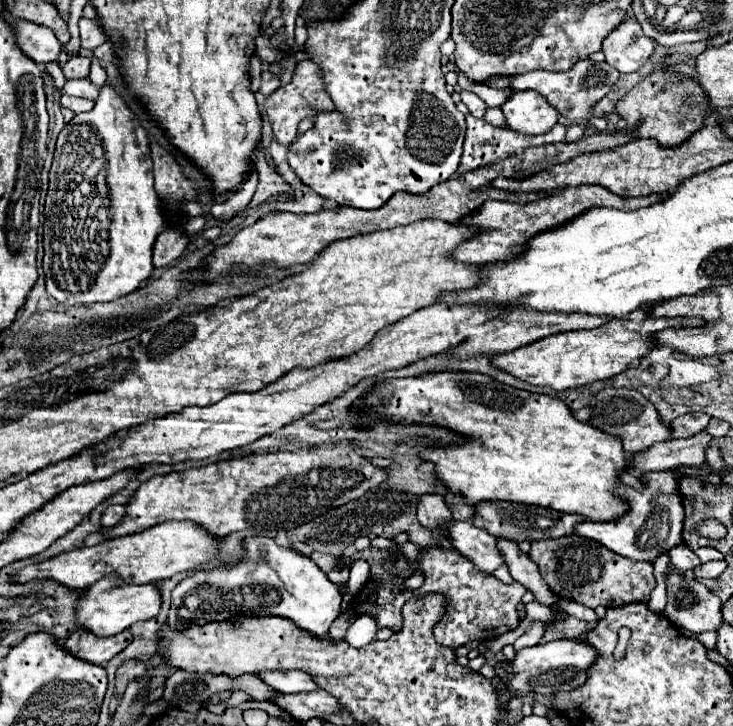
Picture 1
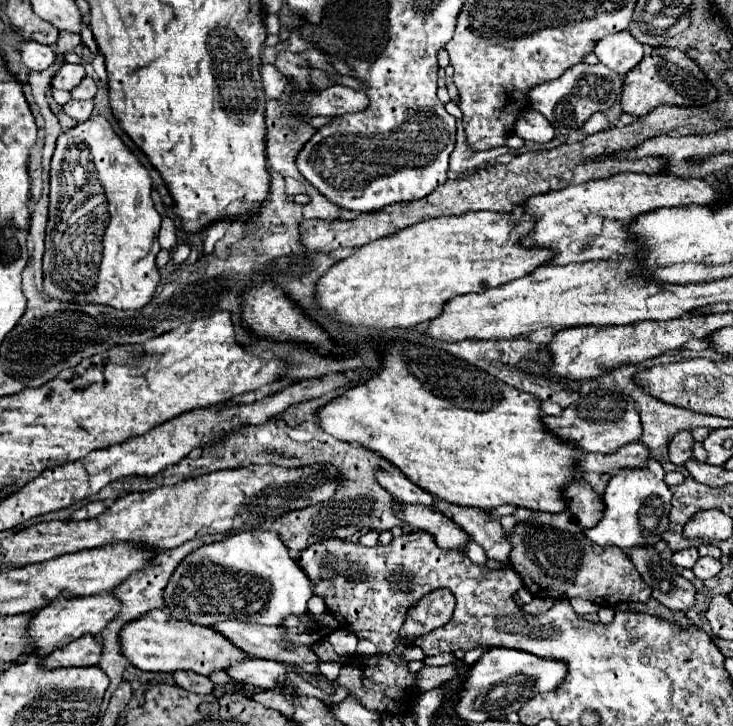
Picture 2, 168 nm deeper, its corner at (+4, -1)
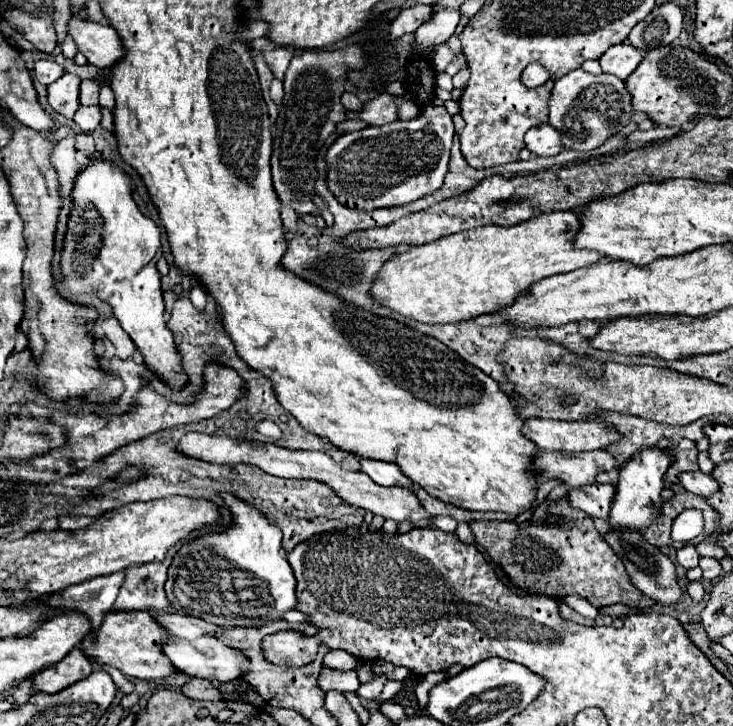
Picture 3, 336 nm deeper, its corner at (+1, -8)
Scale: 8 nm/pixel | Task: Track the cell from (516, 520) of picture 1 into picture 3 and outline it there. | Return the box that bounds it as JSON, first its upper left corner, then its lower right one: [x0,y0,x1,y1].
[568,483,614,519]

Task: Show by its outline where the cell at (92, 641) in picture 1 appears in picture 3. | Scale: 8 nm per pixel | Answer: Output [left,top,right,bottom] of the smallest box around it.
[34,647,92,693]

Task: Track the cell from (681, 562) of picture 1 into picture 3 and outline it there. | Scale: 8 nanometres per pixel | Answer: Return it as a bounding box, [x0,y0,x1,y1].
[678,545,700,569]

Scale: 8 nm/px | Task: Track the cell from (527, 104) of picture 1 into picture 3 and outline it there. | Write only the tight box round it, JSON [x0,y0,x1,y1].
[524,123,564,157]

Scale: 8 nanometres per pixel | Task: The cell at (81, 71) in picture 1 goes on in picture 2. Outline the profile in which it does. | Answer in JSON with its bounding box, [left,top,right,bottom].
[53,64,85,92]

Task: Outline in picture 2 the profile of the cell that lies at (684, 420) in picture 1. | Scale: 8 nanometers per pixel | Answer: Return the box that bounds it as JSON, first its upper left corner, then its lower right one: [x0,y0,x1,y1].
[669,430,693,466]

